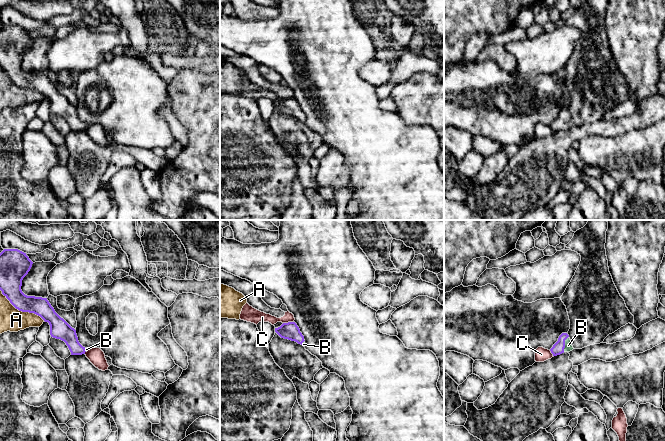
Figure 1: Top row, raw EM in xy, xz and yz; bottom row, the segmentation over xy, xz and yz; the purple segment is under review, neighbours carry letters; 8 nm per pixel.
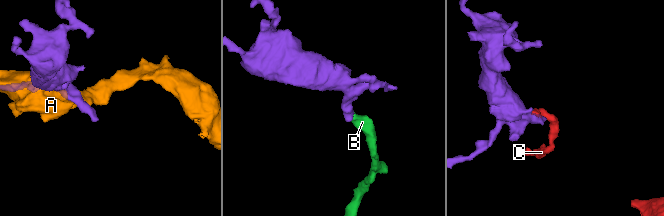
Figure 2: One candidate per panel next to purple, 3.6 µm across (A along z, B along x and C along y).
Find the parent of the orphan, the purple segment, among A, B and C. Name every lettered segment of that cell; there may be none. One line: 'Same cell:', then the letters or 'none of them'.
Same cell: B

